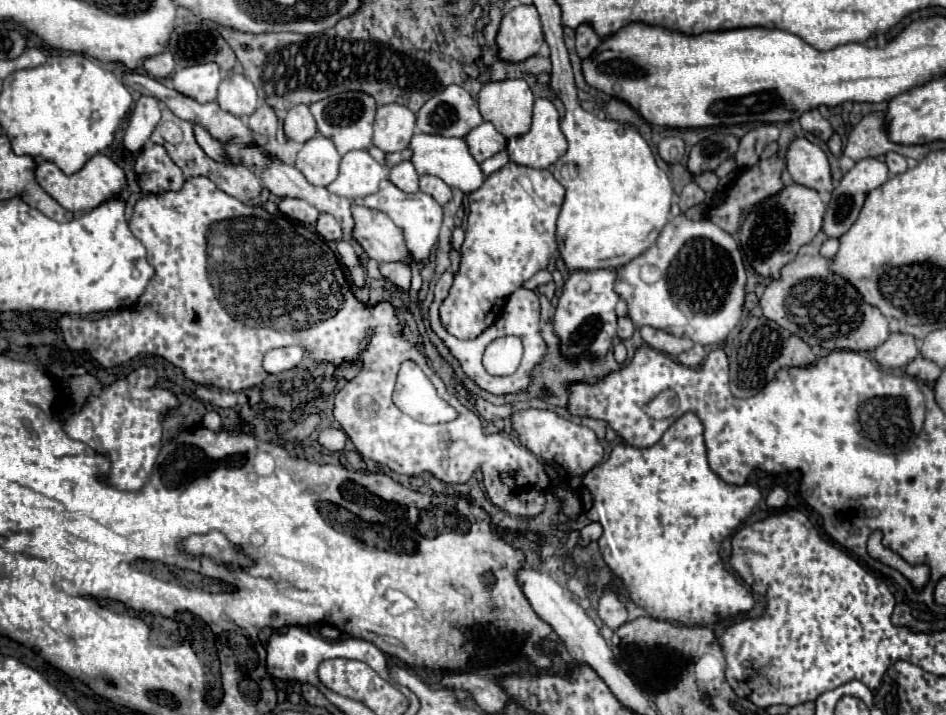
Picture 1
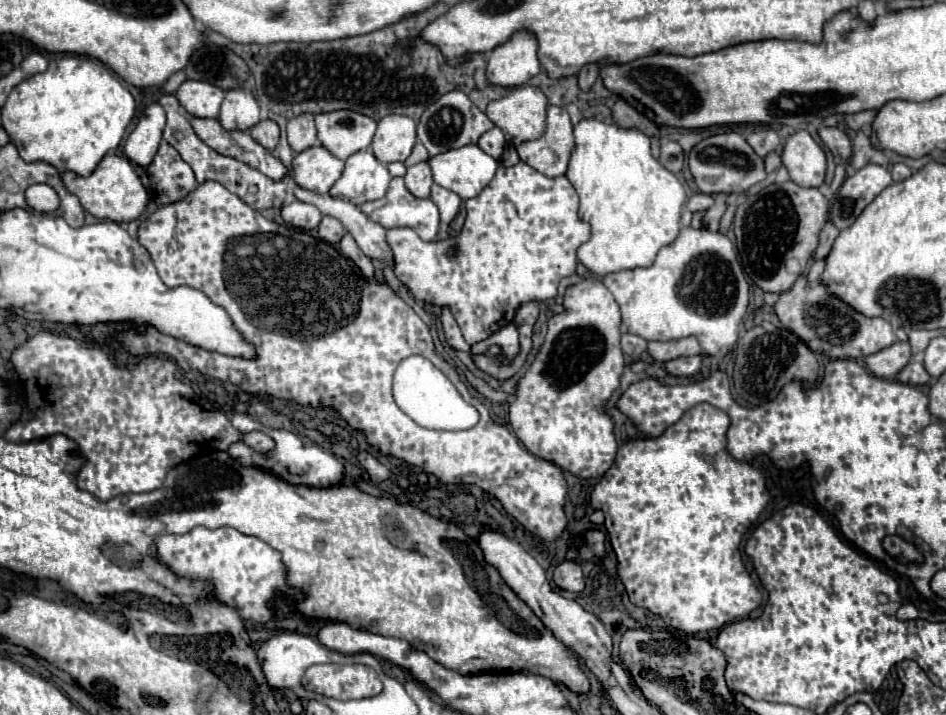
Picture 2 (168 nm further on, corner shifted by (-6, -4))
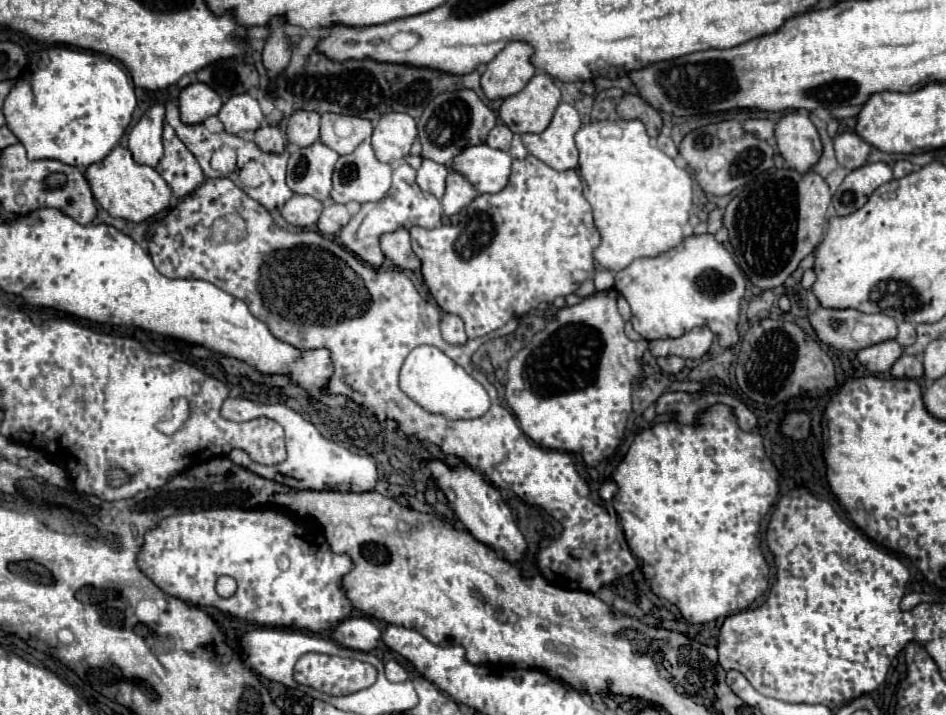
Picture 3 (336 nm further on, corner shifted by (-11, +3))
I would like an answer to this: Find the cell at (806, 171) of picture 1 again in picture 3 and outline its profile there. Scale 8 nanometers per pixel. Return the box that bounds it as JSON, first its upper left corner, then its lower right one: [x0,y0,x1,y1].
[776,113,822,173]

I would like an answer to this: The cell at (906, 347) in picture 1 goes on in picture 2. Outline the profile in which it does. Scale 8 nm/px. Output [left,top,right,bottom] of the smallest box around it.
[865,342,911,378]

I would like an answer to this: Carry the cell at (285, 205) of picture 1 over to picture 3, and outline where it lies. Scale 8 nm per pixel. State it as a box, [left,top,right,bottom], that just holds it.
[282,195,324,227]

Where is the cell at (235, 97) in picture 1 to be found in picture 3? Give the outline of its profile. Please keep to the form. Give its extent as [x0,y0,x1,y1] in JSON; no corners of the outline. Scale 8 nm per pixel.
[218,93,264,133]

